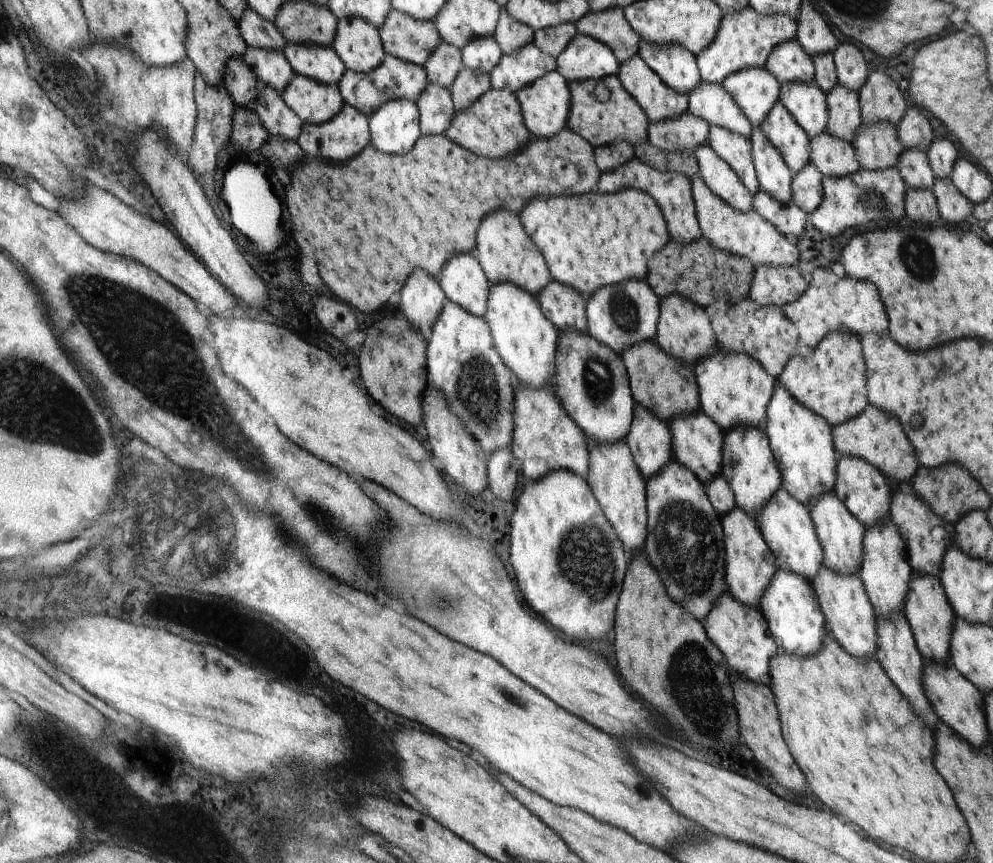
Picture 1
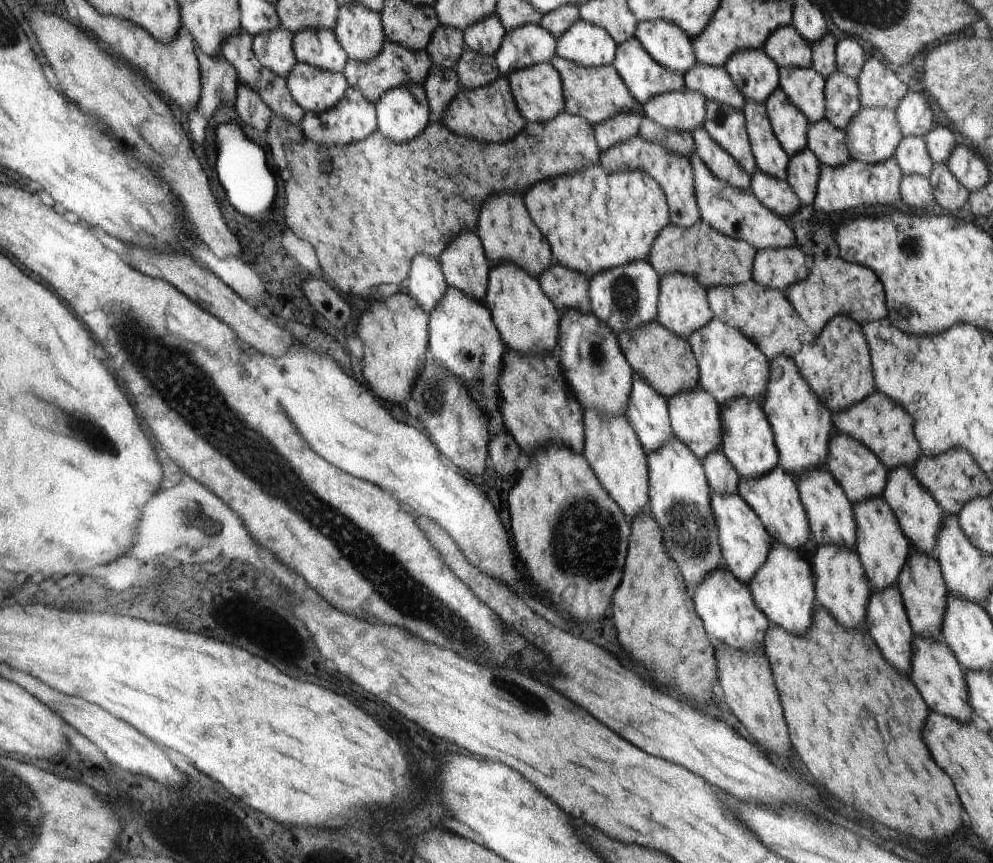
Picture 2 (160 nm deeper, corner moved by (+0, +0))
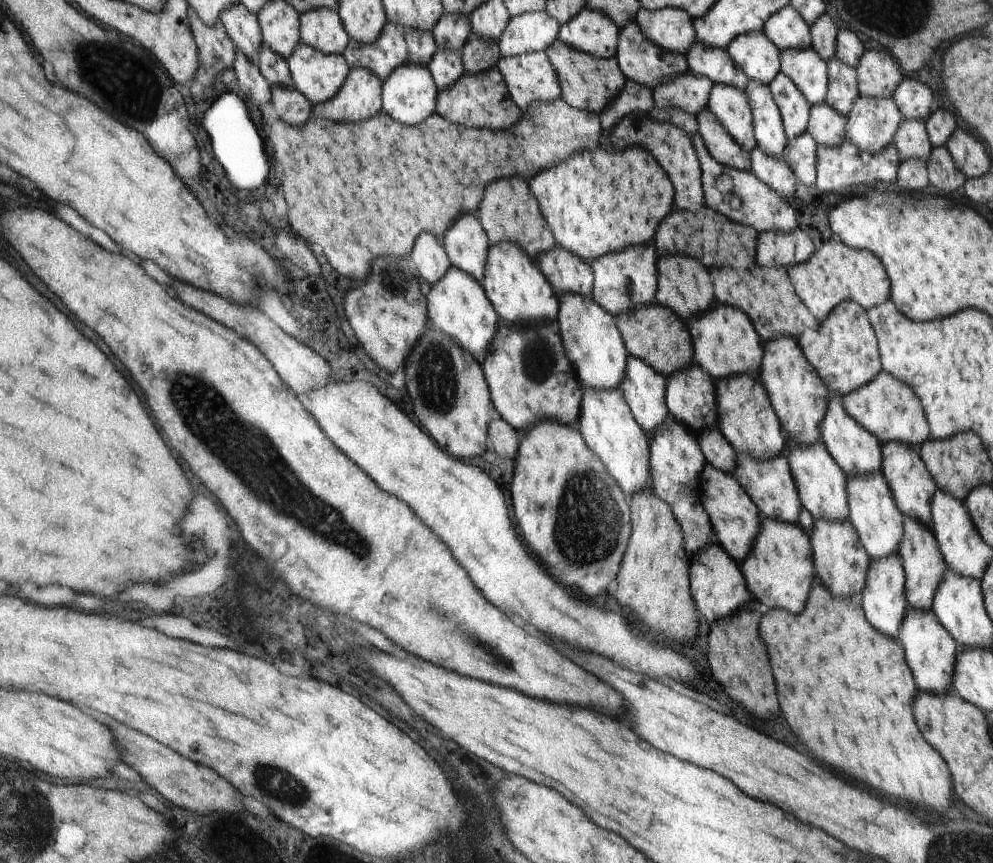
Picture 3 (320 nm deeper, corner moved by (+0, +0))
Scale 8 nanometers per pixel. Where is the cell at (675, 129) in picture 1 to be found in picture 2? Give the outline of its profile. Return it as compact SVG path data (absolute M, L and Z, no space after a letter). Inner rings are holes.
M684 87L656 95L642 105L642 112L667 129L692 132L704 122L707 101L699 90Z

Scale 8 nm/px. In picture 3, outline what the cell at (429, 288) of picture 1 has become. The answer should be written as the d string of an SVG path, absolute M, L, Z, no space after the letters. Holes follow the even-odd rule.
M422 234L414 244L414 254L410 254L420 278L432 288L444 278L451 266L443 240L434 234Z

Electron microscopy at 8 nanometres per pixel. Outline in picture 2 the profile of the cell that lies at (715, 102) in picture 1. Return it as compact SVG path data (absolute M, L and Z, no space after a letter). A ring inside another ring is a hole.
M697 61L696 65L683 75L687 89L699 90L708 100L724 103L738 110L744 109L745 95L724 66Z

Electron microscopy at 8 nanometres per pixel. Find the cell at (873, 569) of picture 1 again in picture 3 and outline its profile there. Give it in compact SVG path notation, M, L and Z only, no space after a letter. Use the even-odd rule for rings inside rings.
M884 473L854 474L849 479L849 518L854 530L857 530L861 542L866 542L866 550L870 550L870 560L878 562L878 558L886 558L890 554L899 554L902 538L905 536L904 515L894 496Z

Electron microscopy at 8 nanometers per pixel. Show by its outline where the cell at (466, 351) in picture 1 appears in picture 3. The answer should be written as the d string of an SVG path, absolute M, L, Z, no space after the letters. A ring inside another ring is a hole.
M450 266L446 276L436 282L428 292L430 326L448 334L462 350L466 350L474 362L482 367L484 360L493 349L494 336L498 332L500 316L494 310L489 298L486 298L482 282L474 280L460 268Z

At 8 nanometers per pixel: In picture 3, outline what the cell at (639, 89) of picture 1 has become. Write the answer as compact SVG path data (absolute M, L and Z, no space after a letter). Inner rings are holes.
M636 20L620 28L620 43L617 46L616 60L626 79L640 86L646 86L650 92L654 92L656 86L664 86L670 78L688 70L687 59L684 55L667 52L660 46L656 46L654 42L647 40L642 36Z

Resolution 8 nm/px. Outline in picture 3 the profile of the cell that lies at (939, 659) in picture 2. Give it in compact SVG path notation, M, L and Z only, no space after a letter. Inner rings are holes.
M908 608L904 626L900 632L900 642L905 647L906 658L910 660L910 666L914 670L914 680L922 692L928 694L942 694L948 692L954 680L954 668L956 668L956 656L958 656L959 645L948 634L942 622L932 610L918 610Z

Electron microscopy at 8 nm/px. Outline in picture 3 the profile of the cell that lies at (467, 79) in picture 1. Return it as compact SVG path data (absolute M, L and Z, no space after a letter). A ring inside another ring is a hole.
M471 32L470 38L462 46L460 56L464 72L468 76L497 67L498 62L502 58L497 42L478 38L474 32Z

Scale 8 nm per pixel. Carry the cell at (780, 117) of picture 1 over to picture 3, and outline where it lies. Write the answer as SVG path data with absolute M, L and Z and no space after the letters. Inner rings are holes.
M782 73L777 75L776 80L768 88L780 112L786 138L792 140L800 136L802 132L806 132L812 107L810 102L806 102L806 98L802 96L802 90L798 90L798 86Z

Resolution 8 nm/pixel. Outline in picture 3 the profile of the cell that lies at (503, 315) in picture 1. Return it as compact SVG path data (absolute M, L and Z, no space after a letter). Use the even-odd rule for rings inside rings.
M514 242L492 244L488 252L486 270L482 278L486 298L493 304L500 316L500 323L510 322L512 326L522 326L528 322L554 322L558 314L558 300L554 296L554 288L542 276L539 266L530 254L526 254Z

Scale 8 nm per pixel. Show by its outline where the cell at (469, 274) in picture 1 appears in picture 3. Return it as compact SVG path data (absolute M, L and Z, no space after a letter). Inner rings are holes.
M477 212L458 218L458 222L452 224L450 234L444 234L443 245L451 266L464 270L474 280L482 282L492 244L486 230L481 226Z

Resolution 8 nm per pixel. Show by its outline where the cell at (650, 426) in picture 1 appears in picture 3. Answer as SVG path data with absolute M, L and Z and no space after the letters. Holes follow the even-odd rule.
M630 356L630 370L619 390L625 396L634 419L643 431L653 433L668 418L668 405L664 402L666 380L640 358Z

